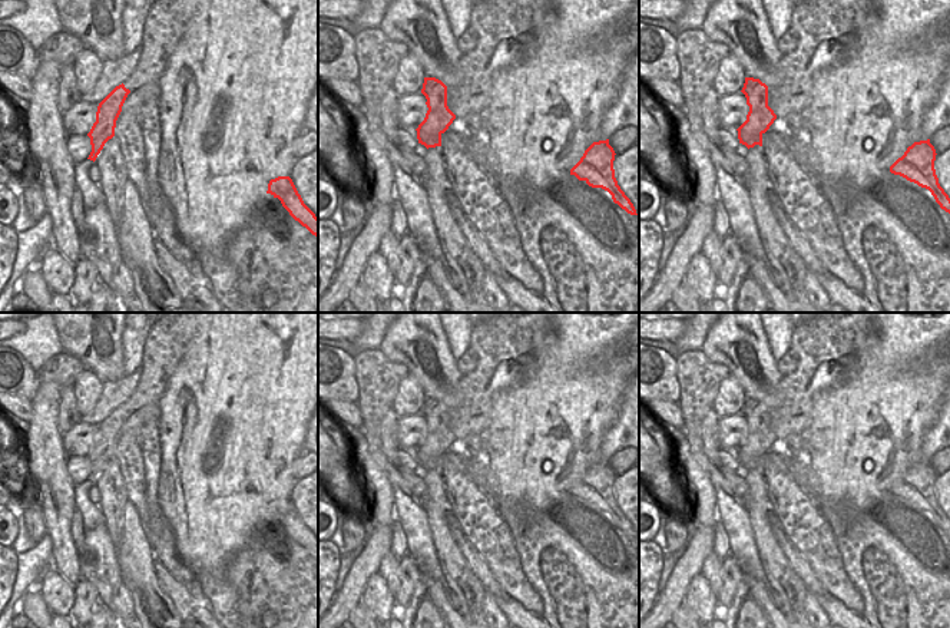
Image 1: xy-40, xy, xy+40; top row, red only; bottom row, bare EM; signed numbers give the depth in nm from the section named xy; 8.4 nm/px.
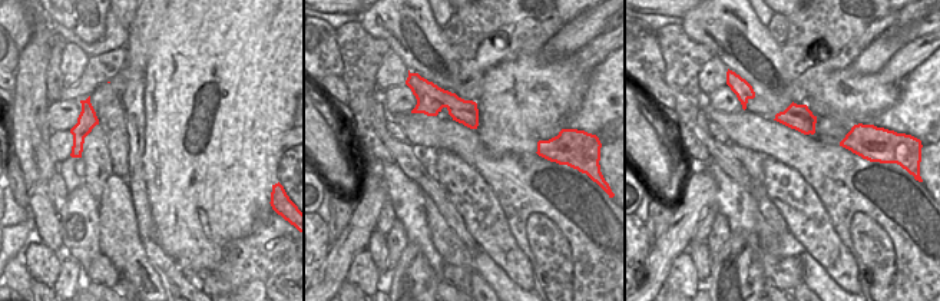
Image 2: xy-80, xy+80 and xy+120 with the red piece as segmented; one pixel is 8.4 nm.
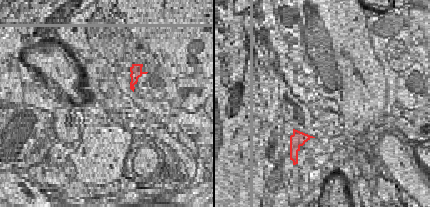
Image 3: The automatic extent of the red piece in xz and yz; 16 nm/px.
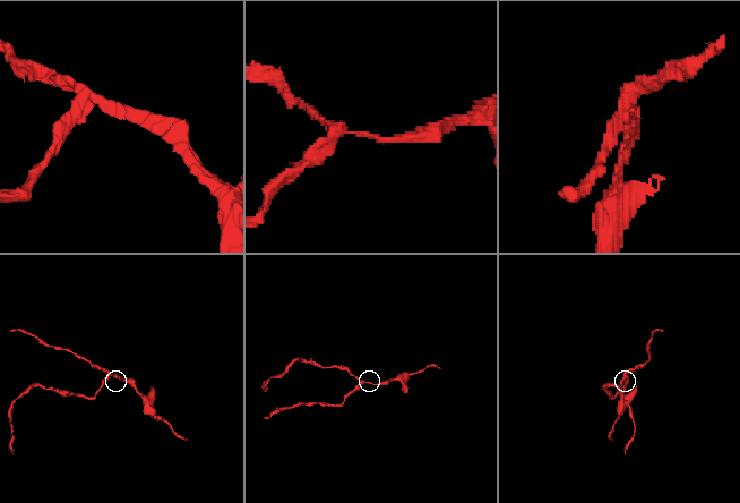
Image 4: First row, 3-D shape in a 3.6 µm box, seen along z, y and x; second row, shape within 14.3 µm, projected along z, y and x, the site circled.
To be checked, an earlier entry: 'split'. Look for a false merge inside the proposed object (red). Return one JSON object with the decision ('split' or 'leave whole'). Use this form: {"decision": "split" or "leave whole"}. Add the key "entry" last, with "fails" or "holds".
{"decision": "split", "entry": "holds"}

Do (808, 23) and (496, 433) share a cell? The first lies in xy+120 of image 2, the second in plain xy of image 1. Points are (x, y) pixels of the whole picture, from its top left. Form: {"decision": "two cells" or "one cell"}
{"decision": "two cells"}

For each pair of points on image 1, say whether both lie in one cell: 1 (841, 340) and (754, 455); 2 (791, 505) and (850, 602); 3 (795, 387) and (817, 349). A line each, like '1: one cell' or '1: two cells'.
1: one cell
2: one cell
3: one cell

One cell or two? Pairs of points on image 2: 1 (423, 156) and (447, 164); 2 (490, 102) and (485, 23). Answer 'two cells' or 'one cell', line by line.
1: two cells
2: two cells

